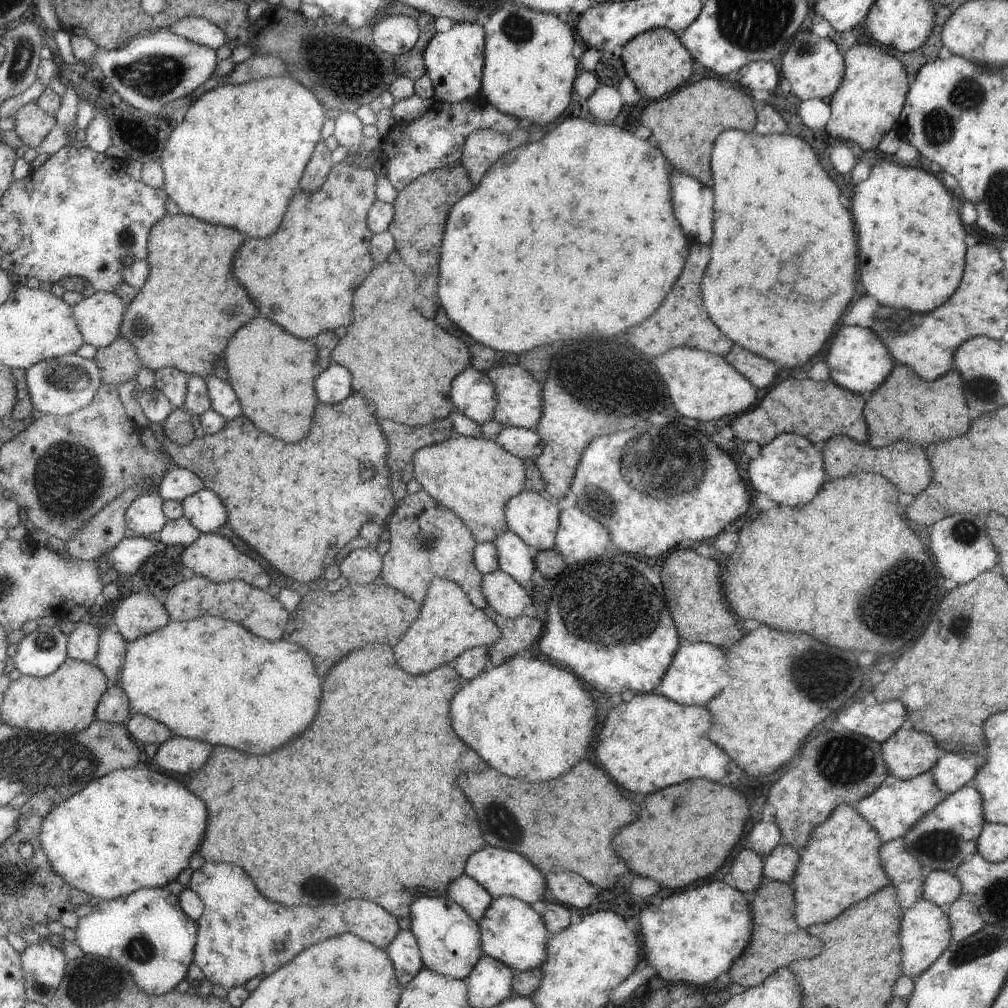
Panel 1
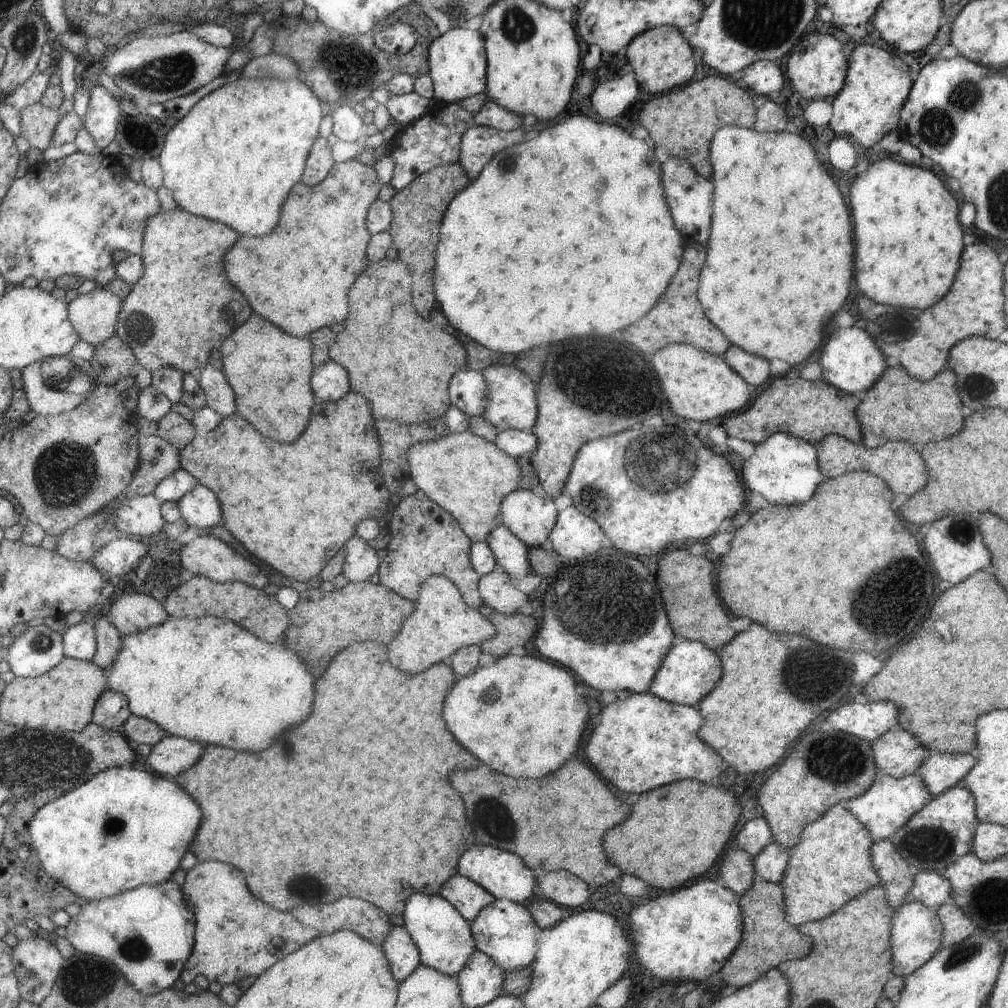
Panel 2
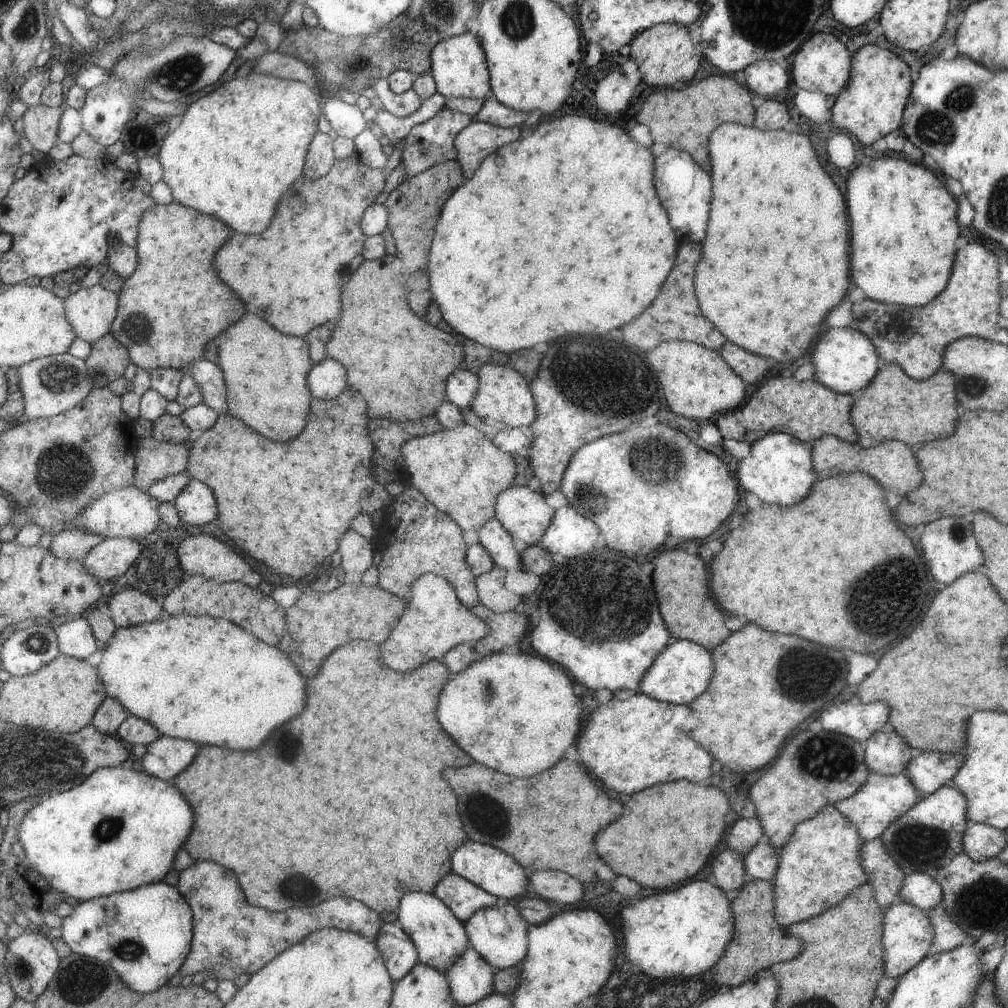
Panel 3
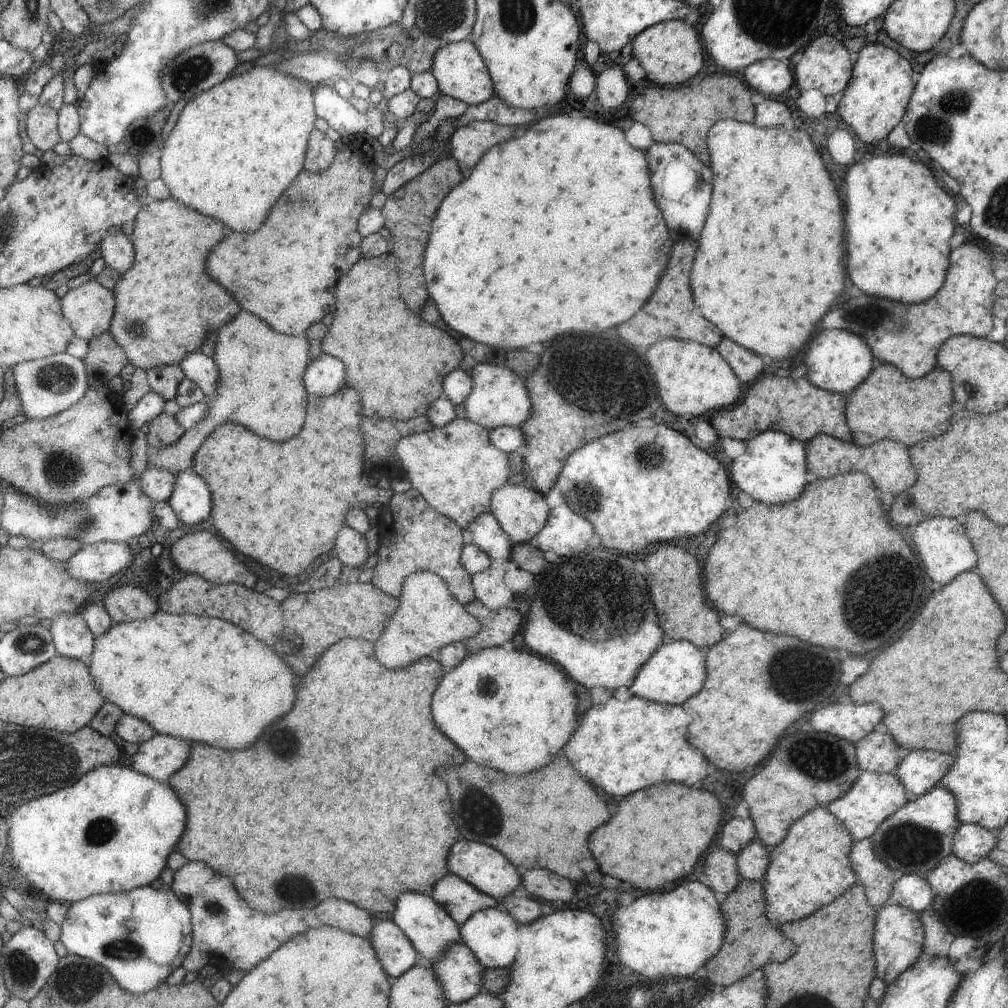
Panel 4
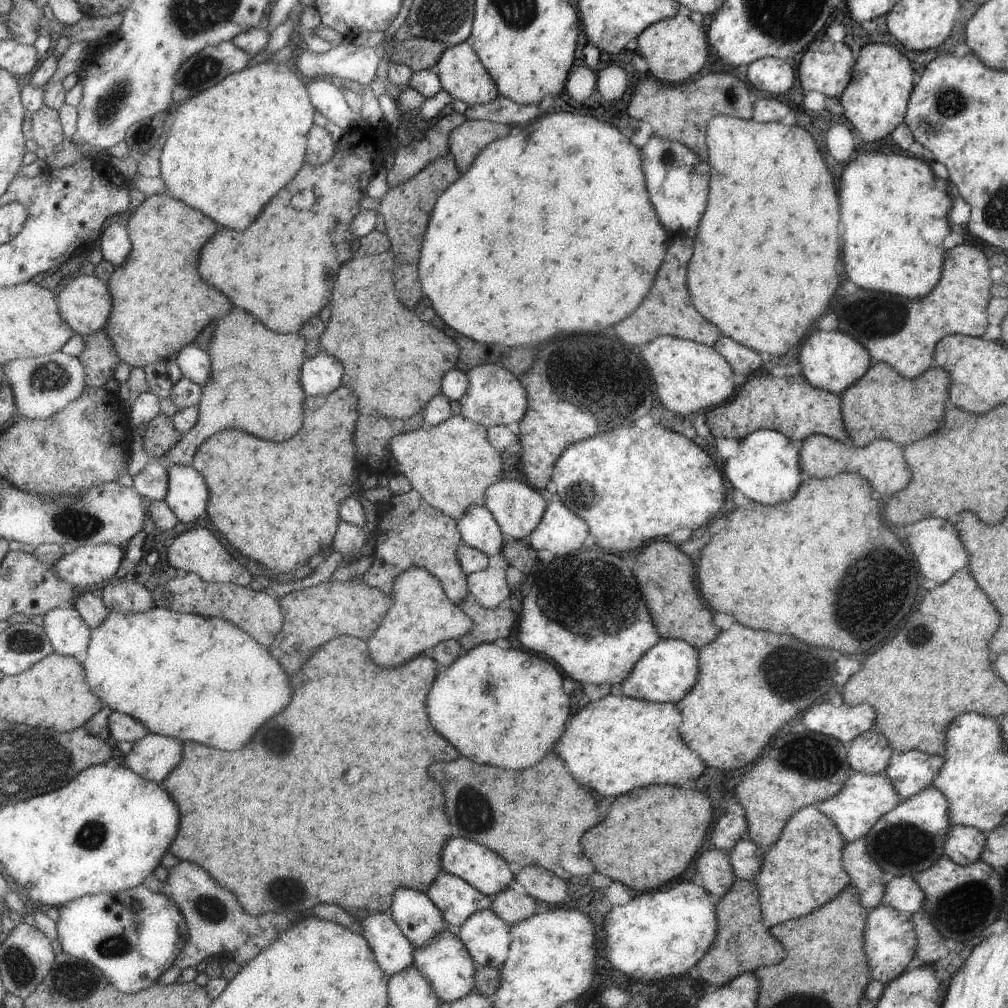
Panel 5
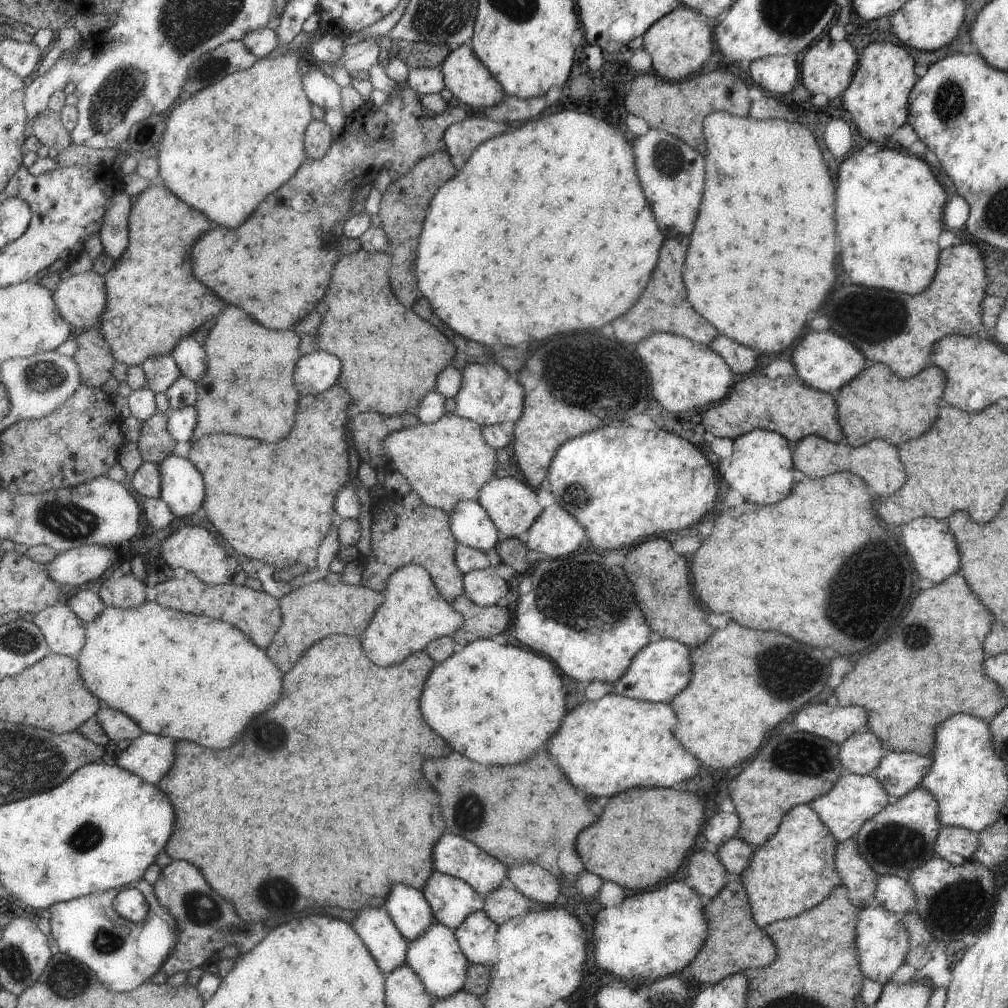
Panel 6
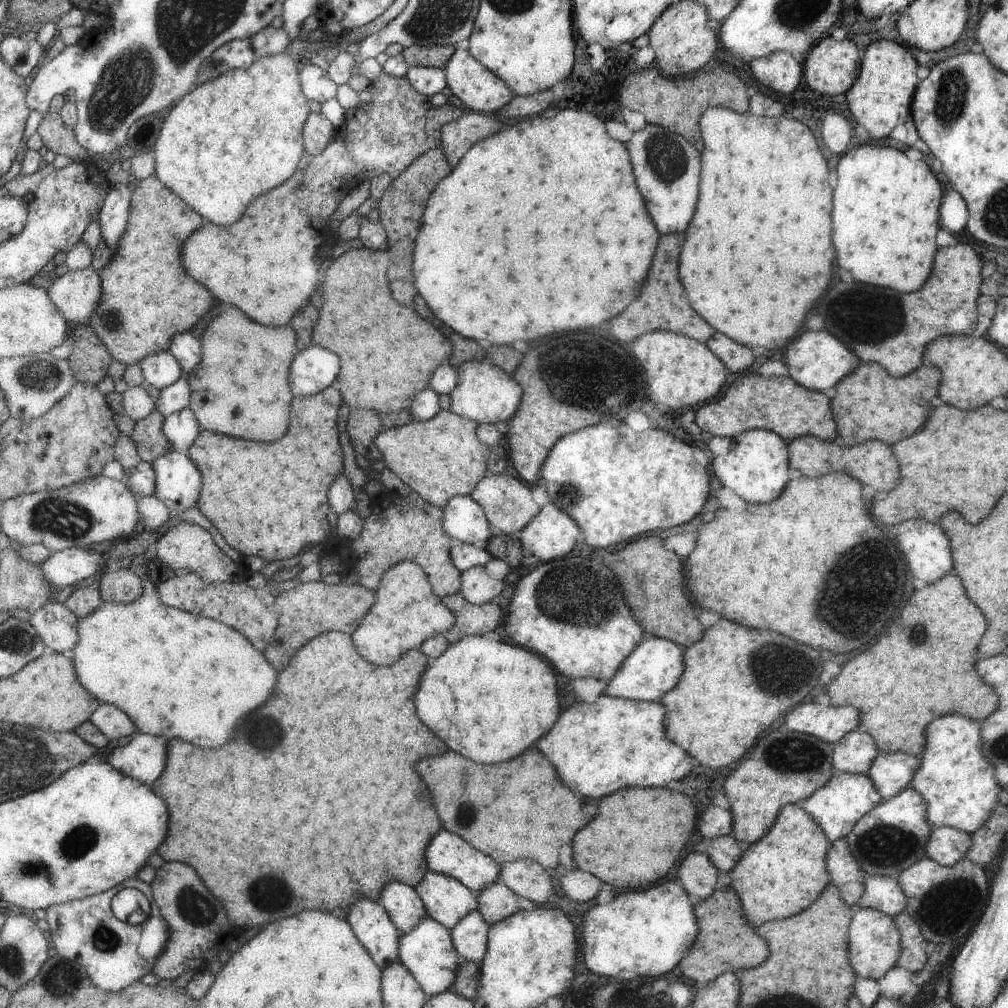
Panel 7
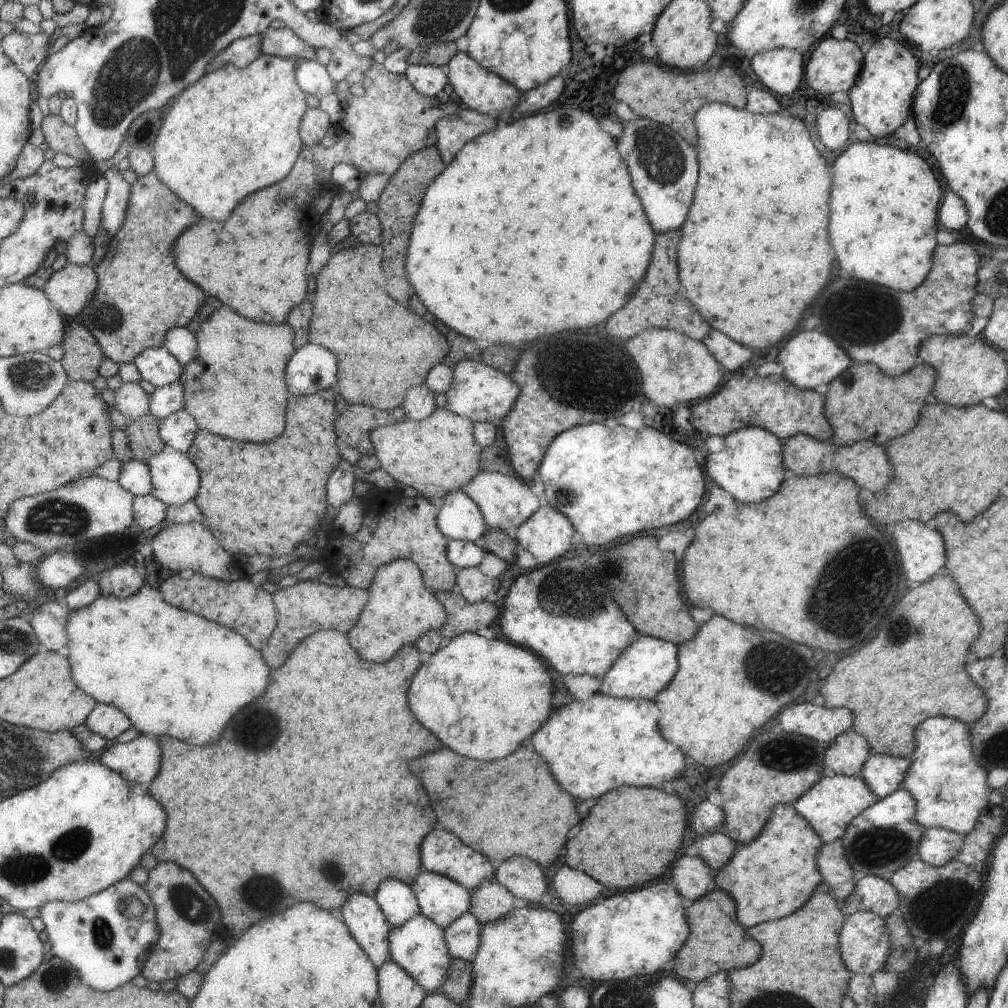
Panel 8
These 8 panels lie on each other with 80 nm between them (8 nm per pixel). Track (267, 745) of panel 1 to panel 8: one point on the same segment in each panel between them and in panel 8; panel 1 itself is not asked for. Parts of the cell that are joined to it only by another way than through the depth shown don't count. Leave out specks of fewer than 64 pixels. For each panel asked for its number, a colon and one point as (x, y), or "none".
2: (208, 678)
3: (202, 678)
4: (212, 681)
5: (191, 677)
6: (191, 677)
7: (176, 674)
8: (171, 671)

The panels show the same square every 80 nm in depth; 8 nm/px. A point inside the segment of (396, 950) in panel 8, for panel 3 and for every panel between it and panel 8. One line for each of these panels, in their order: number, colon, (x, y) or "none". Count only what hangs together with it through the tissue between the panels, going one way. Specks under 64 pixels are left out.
3: (472, 978)
4: (461, 973)
5: (446, 961)
6: (436, 956)
7: (428, 951)

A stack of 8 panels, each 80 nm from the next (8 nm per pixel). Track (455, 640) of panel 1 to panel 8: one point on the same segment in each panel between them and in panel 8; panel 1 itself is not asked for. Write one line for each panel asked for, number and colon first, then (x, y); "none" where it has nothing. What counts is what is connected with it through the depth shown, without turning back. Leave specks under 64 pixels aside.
2: (443, 623)
3: (436, 620)
4: (430, 617)
5: (422, 615)
6: (415, 613)
7: (408, 611)
8: (401, 609)

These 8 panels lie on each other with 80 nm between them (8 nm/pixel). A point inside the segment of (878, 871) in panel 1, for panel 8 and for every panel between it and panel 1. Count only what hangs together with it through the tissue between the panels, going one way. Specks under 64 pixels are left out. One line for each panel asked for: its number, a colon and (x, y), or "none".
2: (832, 862)
3: (820, 865)
4: (809, 868)
5: (802, 870)
6: (794, 869)
7: (785, 871)
8: (775, 874)

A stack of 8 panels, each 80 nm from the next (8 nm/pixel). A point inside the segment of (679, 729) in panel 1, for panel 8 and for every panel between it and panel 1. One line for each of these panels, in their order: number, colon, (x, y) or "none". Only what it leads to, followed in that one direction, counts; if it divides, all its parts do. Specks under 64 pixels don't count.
2: (641, 742)
3: (630, 744)
4: (620, 746)
5: (614, 744)
6: (607, 745)
7: (601, 746)
8: (594, 745)

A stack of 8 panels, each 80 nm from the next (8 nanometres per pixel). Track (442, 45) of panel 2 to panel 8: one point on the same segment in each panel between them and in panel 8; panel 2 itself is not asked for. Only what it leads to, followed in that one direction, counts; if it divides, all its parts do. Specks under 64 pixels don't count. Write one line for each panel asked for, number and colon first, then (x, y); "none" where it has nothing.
3: (460, 66)
4: (461, 70)
5: (464, 76)
6: (466, 77)
7: (479, 88)
8: (480, 89)

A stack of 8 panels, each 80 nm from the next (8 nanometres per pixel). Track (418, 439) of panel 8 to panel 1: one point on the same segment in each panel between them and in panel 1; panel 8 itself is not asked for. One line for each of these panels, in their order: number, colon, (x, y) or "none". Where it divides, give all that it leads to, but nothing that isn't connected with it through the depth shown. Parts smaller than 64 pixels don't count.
1: (476, 477)
2: (469, 476)
3: (460, 470)
4: (457, 468)
5: (453, 464)
6: (447, 461)
7: (443, 457)

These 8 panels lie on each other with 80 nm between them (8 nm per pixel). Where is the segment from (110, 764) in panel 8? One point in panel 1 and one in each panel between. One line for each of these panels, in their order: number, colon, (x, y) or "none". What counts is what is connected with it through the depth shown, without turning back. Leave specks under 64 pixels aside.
1: (179, 754)
2: (174, 754)
3: (165, 758)
4: (160, 757)
5: (154, 757)
6: (151, 756)
7: (144, 757)

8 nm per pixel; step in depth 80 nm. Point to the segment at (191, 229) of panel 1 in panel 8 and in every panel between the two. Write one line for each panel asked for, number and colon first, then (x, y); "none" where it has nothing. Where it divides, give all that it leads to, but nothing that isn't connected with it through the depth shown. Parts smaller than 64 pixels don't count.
2: (179, 297)
3: (175, 303)
4: (165, 305)
5: (160, 302)
6: (154, 300)
7: (143, 309)
8: (143, 295)

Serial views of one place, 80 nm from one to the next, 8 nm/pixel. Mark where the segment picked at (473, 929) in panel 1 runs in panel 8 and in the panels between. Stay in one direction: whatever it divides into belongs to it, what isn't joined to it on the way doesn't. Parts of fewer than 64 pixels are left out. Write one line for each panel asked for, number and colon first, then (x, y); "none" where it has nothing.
2: (444, 936)
3: (441, 937)
4: (431, 927)
5: (421, 920)
6: (410, 910)
7: (405, 906)
8: (399, 901)

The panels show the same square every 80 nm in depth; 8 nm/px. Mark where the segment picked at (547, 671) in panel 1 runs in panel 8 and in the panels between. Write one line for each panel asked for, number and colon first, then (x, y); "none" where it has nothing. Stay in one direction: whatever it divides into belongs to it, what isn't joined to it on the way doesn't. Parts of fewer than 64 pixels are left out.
2: (519, 715)
3: (516, 713)
4: (509, 710)
5: (502, 707)
6: (497, 704)
7: (488, 700)
8: (483, 698)

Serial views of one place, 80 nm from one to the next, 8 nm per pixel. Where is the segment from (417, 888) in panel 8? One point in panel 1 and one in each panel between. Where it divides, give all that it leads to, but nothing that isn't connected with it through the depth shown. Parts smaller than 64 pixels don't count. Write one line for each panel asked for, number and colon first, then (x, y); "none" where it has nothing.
1: (469, 893)
2: (470, 898)
3: (465, 898)
4: (462, 899)
5: (459, 900)
6: (452, 900)
7: (448, 900)

